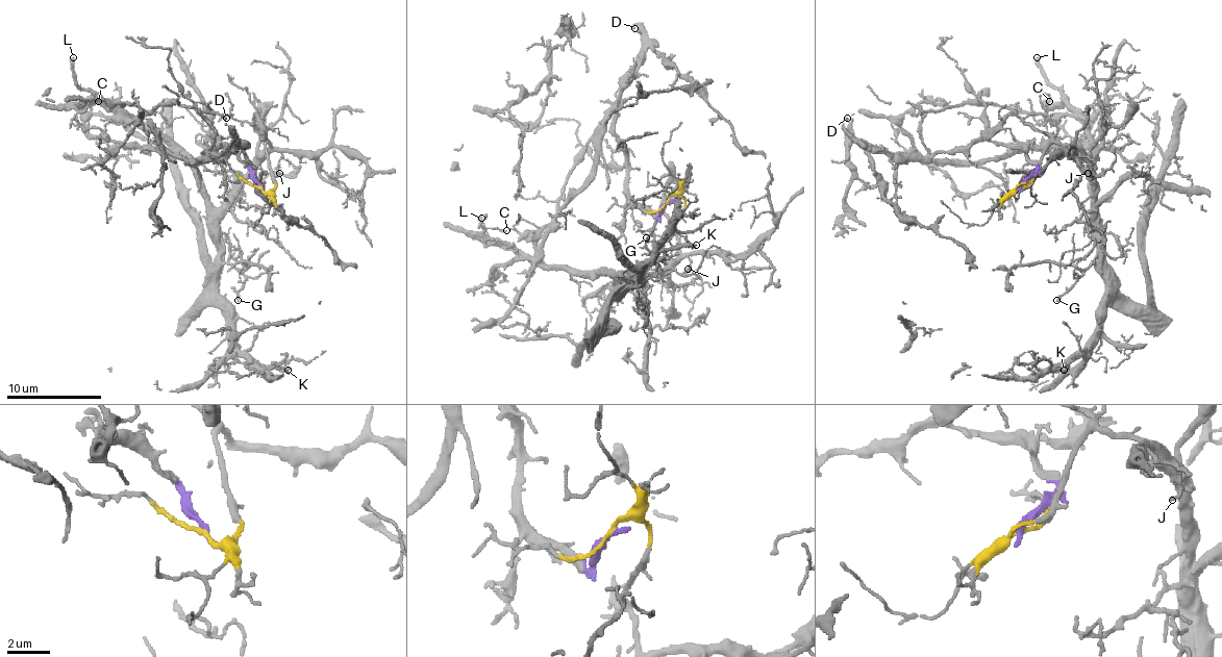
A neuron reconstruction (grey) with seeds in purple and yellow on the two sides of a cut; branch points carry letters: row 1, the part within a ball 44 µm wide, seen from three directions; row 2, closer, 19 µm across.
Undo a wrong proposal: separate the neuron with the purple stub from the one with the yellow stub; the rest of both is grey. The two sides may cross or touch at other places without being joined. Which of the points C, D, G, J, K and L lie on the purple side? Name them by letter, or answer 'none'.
D

